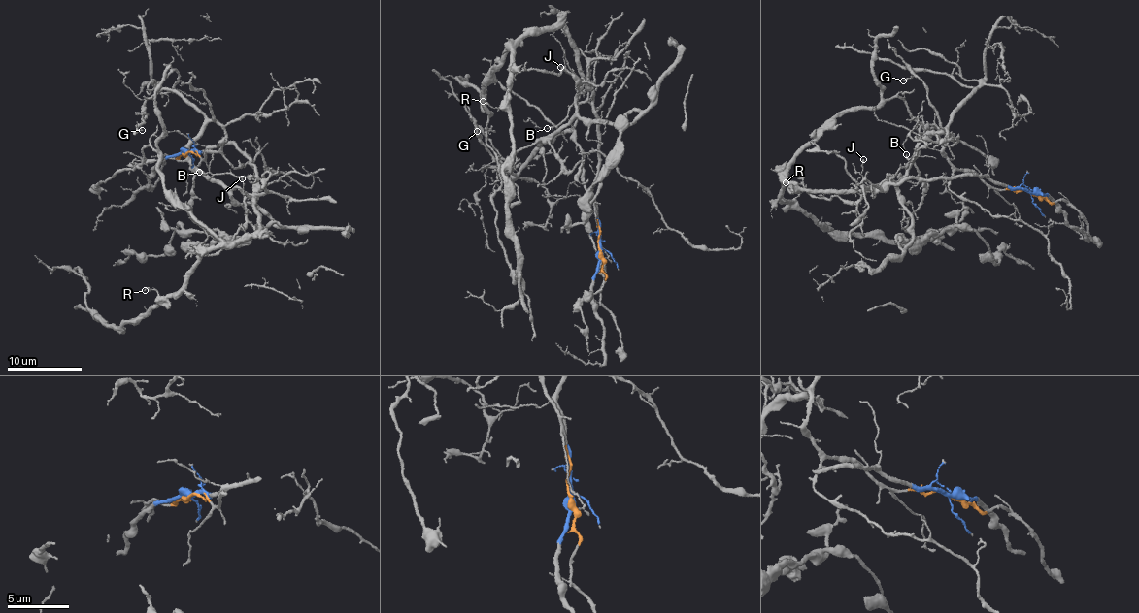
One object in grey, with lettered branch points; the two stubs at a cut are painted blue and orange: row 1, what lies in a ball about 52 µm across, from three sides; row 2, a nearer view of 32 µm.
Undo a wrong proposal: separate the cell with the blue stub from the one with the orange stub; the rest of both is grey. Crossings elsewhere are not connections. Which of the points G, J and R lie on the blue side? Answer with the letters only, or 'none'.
J, R

